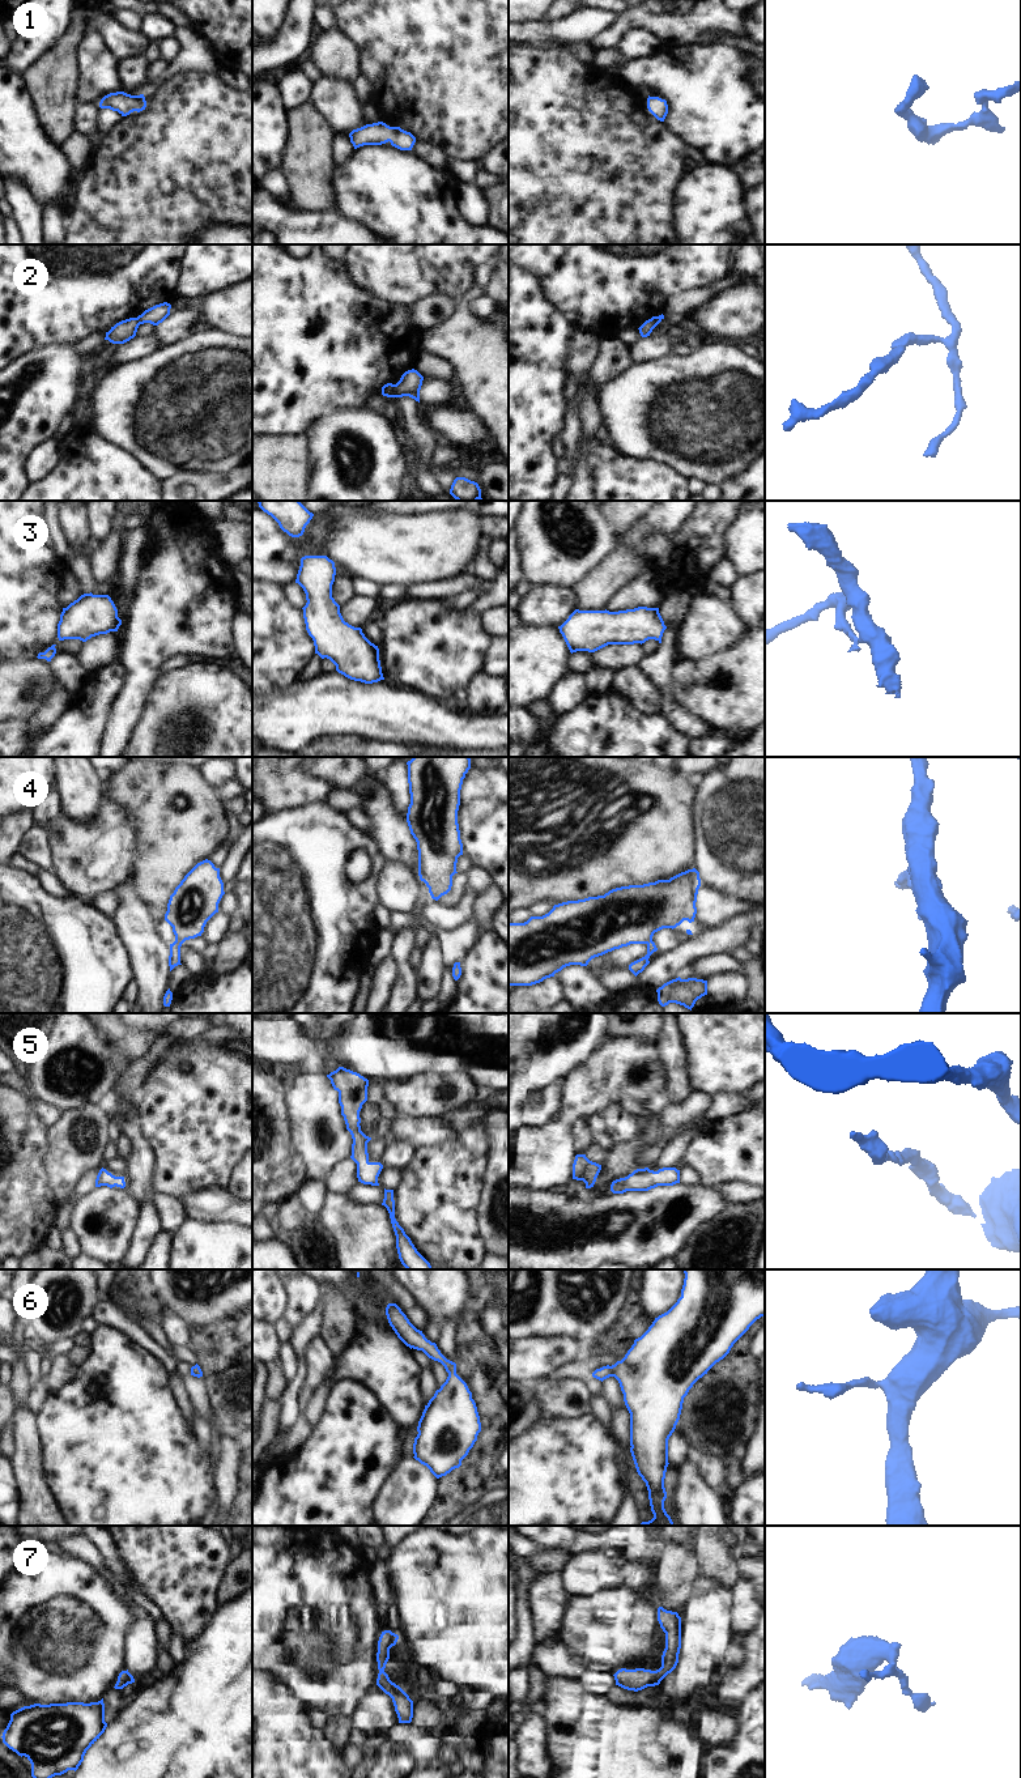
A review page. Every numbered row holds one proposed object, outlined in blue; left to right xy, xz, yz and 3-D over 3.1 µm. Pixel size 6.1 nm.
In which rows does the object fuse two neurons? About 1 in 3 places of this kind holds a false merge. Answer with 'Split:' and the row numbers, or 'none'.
Split: 2, 4

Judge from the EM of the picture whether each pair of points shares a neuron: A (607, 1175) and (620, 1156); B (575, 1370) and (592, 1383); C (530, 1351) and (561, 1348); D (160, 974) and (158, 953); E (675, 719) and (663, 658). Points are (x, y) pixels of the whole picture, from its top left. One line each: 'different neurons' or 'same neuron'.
A: same neuron
B: different neurons
C: same neuron
D: same neuron
E: same neuron

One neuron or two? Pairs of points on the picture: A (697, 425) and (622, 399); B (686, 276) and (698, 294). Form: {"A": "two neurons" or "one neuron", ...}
{"A": "one neuron", "B": "two neurons"}

